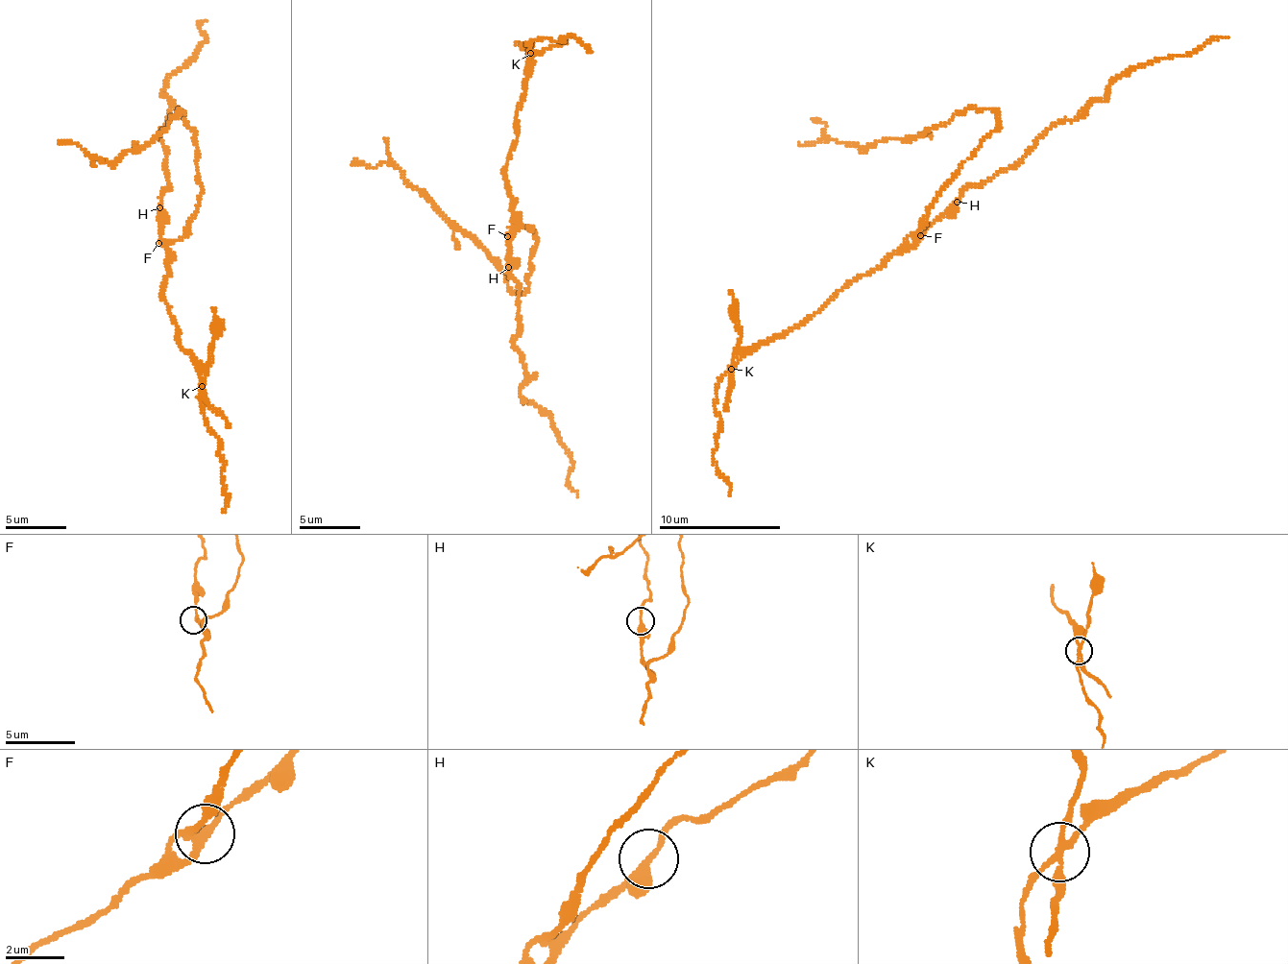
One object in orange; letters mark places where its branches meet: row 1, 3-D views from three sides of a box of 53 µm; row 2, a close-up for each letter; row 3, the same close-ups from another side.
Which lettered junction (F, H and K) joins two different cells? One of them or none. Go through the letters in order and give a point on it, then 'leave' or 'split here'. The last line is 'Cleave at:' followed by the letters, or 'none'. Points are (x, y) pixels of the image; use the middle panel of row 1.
F: at (507, 236); leave
H: at (508, 267); leave
K: at (530, 53); split here
Cleave at: K

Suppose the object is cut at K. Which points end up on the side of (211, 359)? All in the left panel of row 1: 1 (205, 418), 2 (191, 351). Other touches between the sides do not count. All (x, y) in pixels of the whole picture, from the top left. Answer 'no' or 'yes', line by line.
1: no
2: no

